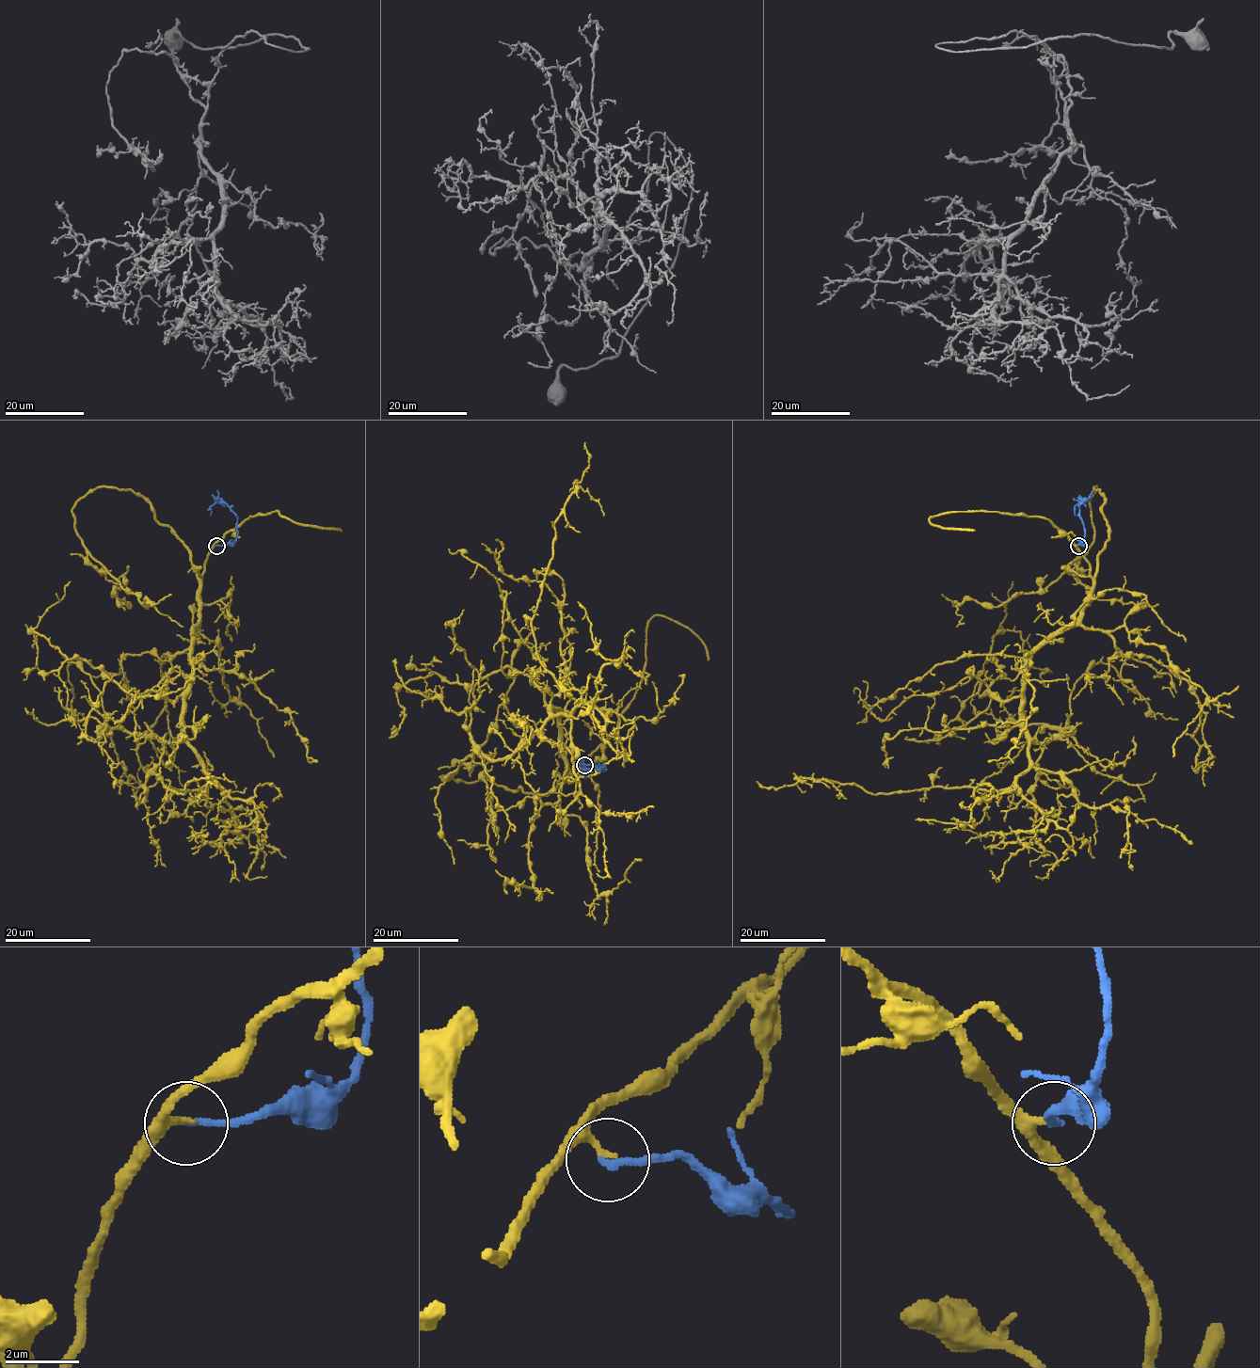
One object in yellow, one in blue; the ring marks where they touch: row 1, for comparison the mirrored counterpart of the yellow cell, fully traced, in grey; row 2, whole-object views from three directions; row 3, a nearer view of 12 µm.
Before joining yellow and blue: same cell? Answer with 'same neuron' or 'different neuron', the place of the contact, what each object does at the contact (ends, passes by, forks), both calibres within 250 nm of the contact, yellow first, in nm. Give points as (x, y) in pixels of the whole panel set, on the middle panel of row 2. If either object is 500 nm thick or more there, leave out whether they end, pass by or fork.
same neuron; at (584, 765); yellow passes by; blue ends there; 170 nm thick on the yellow side, 190 nm on the other

